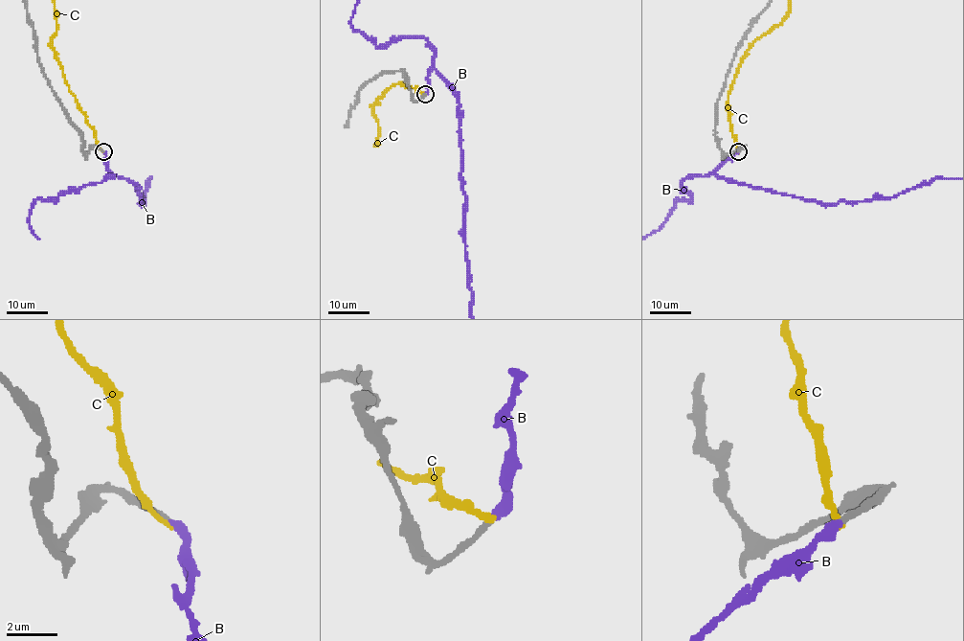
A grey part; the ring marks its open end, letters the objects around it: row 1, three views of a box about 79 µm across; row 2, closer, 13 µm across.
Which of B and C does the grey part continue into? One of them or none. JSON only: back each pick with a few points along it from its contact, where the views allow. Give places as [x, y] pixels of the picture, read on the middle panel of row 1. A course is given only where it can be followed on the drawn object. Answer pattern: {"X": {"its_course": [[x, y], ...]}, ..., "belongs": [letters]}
{"belongs": ["B"]}

